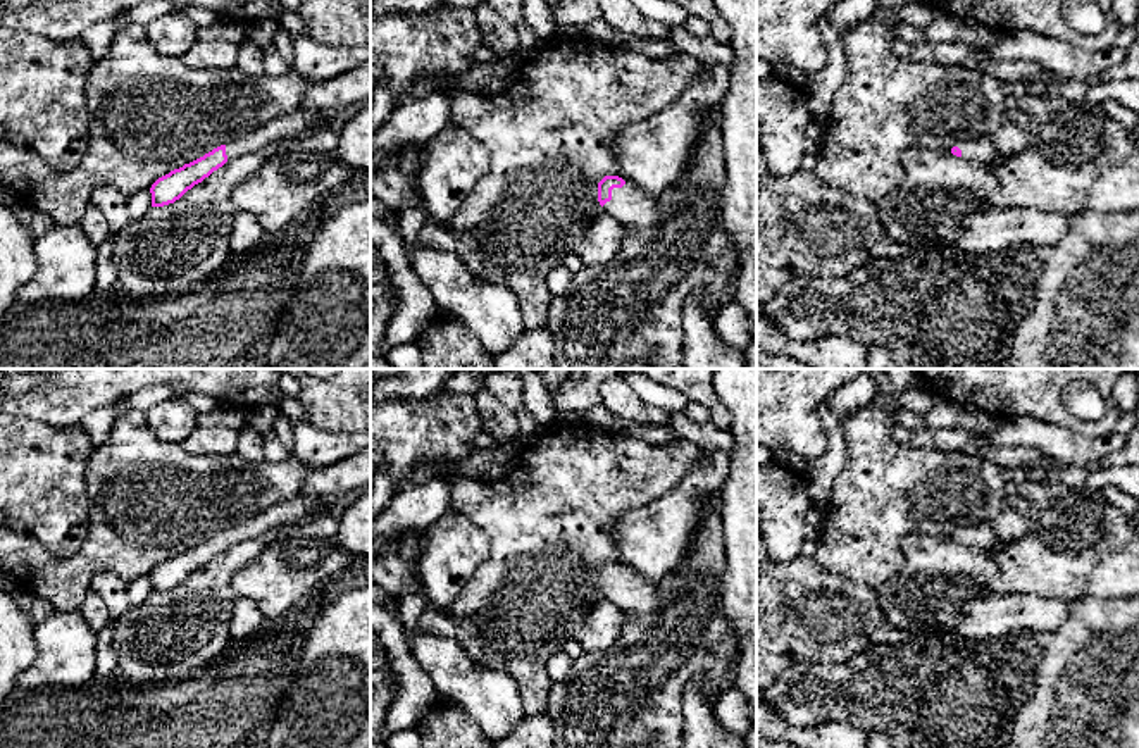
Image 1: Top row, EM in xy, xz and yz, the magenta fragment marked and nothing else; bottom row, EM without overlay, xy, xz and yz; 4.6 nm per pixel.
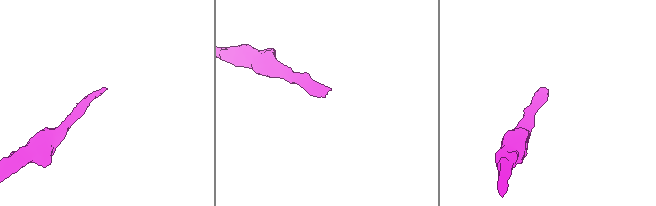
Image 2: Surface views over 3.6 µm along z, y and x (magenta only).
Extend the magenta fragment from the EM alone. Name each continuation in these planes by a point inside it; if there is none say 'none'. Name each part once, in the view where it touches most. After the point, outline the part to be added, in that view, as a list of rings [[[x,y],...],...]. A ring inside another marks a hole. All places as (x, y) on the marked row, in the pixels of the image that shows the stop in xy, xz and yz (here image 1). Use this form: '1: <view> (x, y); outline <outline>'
1: xz (631, 205); outline [[[626,183],[622,188],[613,188],[612,200],[603,209],[605,214],[627,226],[648,226],[660,215],[657,193],[648,193],[631,183]]]

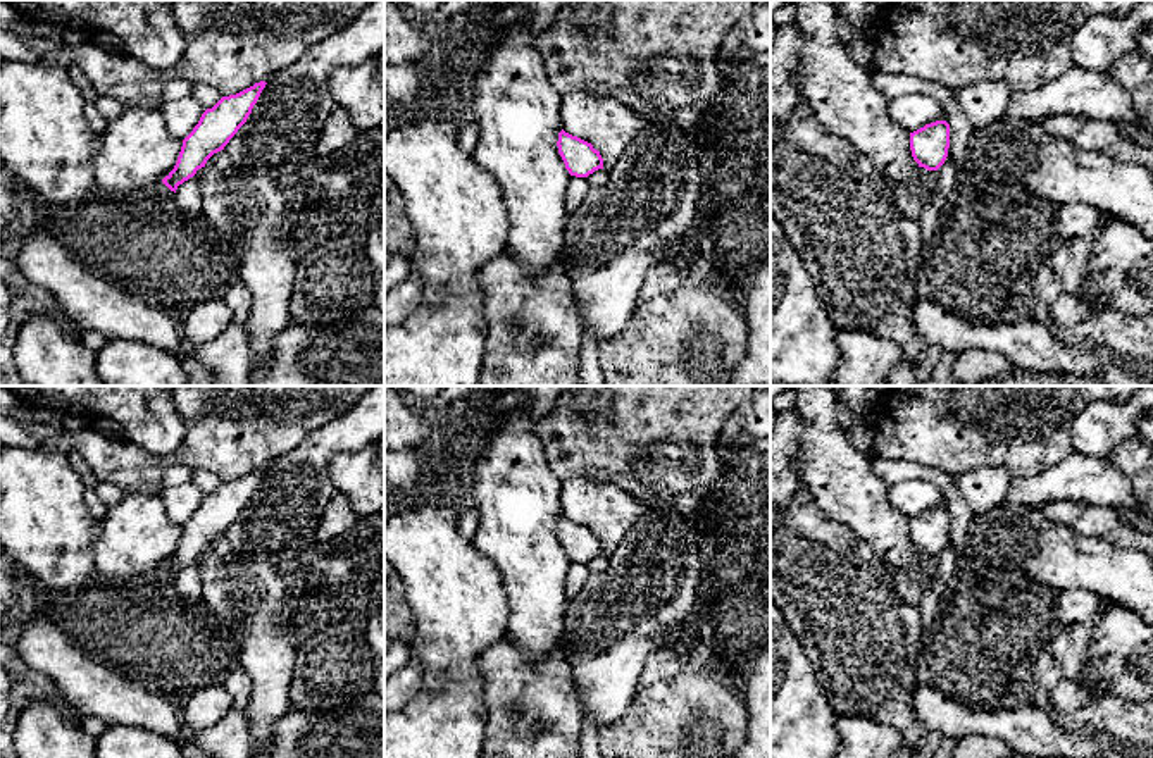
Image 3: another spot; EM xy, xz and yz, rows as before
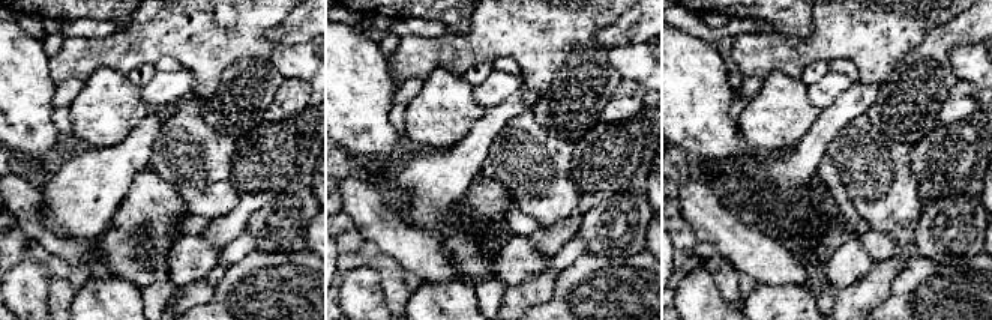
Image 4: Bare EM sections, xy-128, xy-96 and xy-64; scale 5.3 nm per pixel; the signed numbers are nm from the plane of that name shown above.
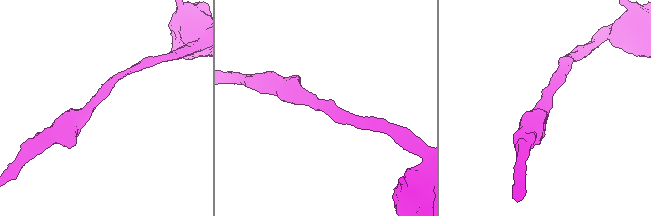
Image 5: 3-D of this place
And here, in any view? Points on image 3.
none

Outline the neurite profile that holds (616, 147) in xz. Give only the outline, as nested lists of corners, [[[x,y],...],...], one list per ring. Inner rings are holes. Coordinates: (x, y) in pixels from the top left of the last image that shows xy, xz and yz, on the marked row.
[[[572,90],[562,95],[562,129],[593,145],[603,158],[603,169],[615,167],[634,136],[648,122],[614,96],[588,90]]]

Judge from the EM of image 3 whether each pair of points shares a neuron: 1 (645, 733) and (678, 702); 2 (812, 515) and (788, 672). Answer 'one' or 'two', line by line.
1: one
2: two

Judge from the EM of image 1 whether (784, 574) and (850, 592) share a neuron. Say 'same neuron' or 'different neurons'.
same neuron

